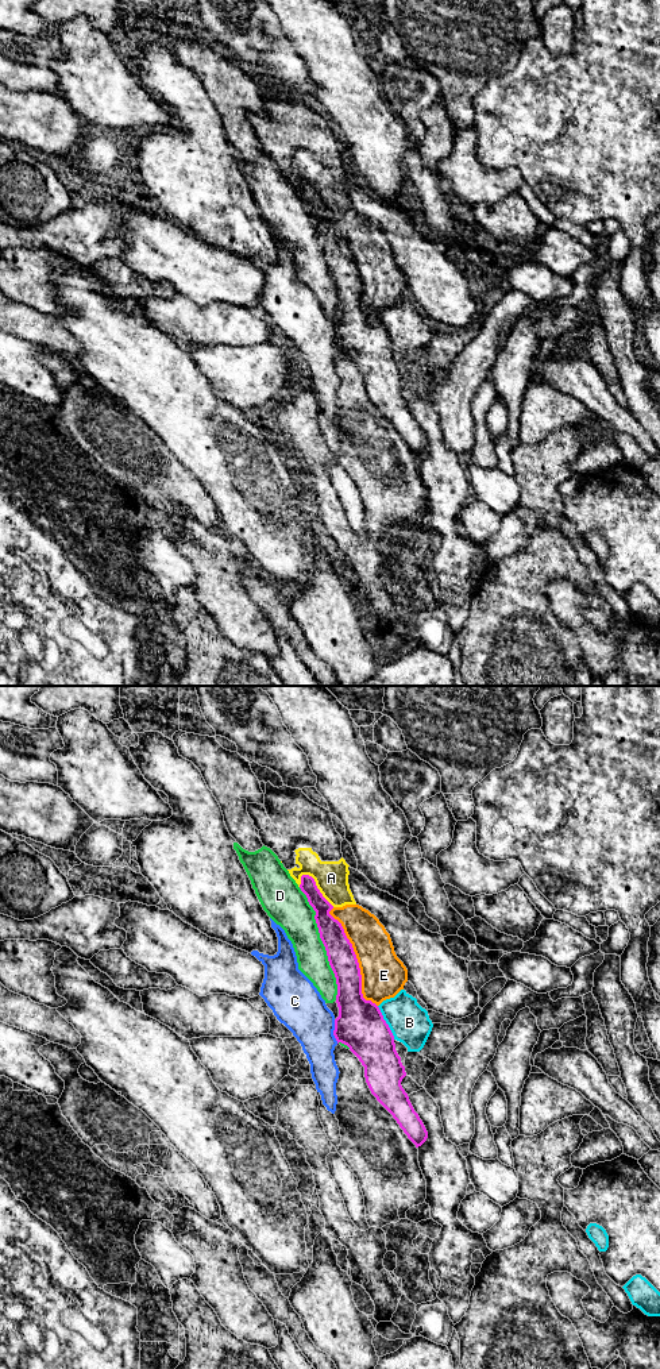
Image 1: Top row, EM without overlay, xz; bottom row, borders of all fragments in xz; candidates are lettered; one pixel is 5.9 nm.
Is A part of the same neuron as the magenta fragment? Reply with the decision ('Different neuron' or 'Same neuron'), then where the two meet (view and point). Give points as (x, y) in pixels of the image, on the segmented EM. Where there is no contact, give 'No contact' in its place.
Different neuron. Touches magenta at xz (316, 886)

